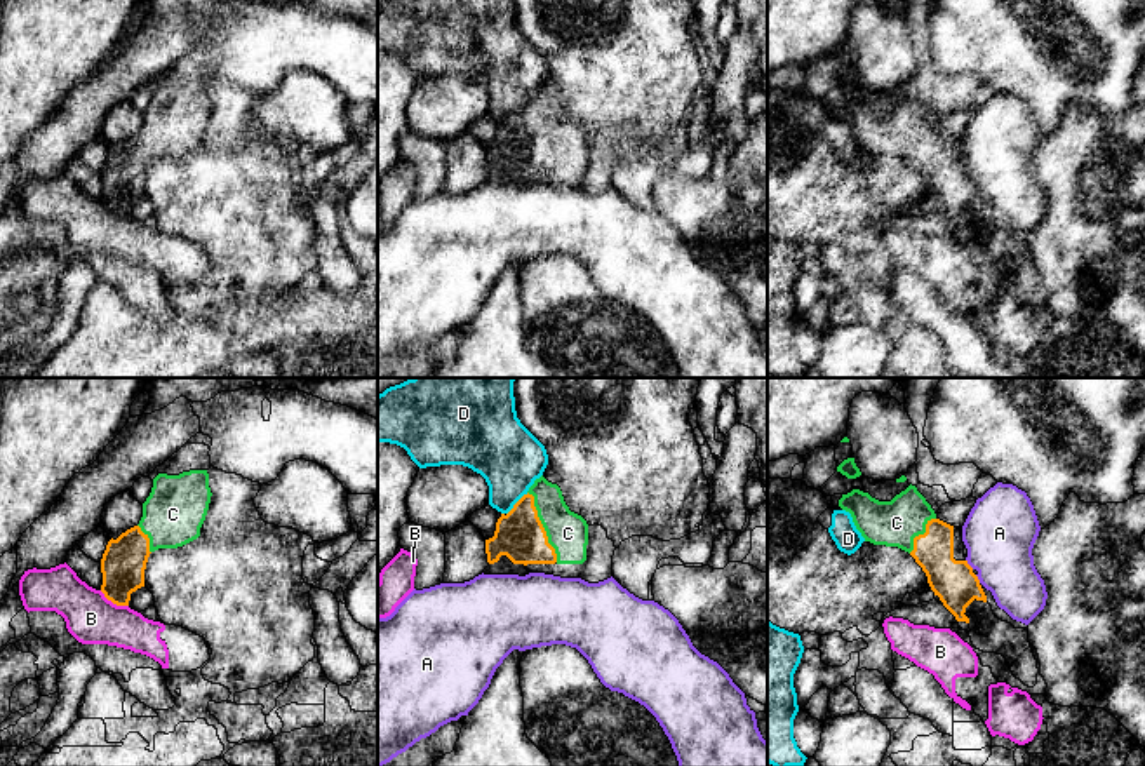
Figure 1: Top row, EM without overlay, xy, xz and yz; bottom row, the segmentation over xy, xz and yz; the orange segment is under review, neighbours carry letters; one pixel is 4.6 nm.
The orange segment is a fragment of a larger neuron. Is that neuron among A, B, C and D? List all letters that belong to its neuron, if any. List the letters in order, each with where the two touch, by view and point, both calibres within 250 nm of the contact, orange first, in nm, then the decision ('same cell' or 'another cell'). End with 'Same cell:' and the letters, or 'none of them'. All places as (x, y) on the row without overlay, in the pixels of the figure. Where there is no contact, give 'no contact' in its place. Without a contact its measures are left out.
A: yz (968, 174) | 200/340 nm | another cell
B: xy (113, 213) | 200/240 nm | another cell
C: xz (542, 136) | 220/190 nm | same cell
D: xz (515, 114) | 220/300 nm | another cell
Same cell: C

